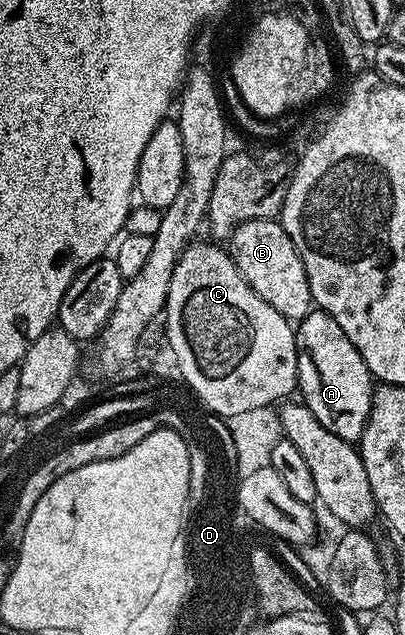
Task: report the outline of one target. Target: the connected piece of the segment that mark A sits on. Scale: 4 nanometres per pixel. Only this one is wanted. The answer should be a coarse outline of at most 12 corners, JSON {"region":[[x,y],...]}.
{"region":[[316,308],[296,323],[297,390],[327,432],[360,443],[375,379]]}

